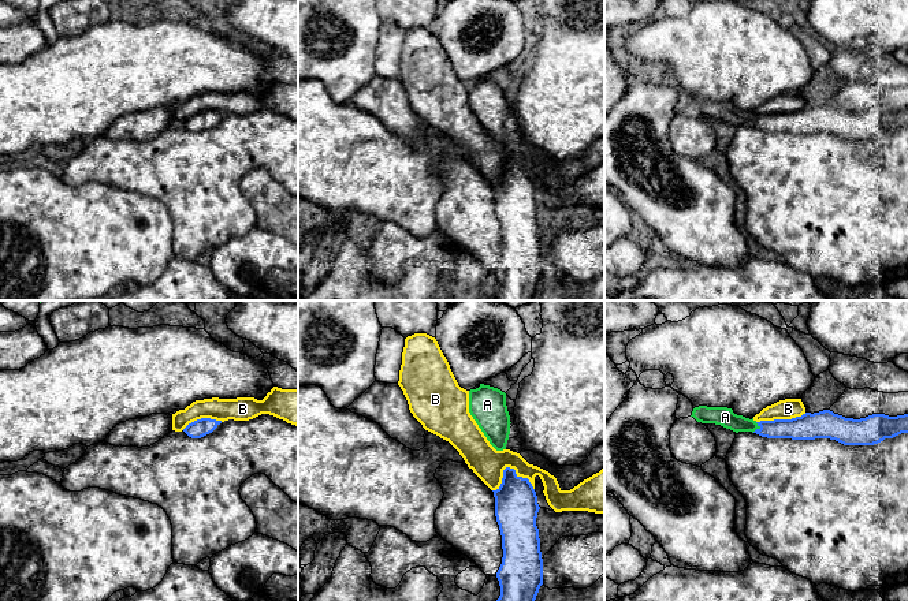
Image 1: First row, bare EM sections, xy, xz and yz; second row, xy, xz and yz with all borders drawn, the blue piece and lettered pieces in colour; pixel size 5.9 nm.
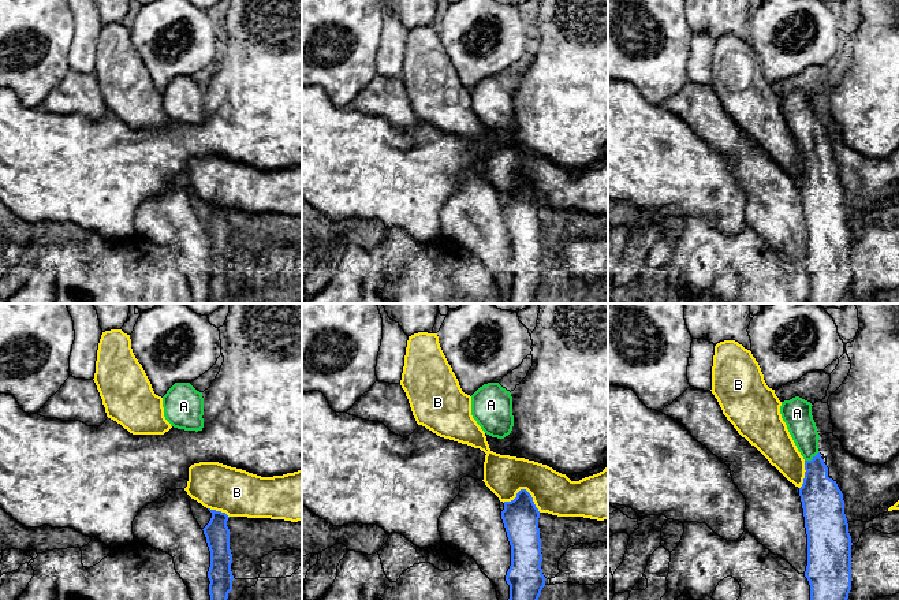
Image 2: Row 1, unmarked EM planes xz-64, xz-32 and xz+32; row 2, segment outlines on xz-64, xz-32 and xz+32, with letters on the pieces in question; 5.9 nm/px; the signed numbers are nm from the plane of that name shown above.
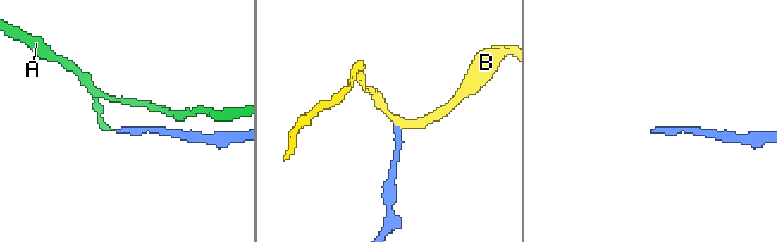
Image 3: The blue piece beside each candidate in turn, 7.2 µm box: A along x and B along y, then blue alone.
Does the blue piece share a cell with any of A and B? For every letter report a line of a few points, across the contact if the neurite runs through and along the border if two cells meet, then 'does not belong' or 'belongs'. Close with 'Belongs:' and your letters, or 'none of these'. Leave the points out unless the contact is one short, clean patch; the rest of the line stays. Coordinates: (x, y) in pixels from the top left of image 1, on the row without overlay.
A: line yz (799, 122), (756, 123), (725, 111); belongs
B: line xz (533, 183), (527, 172), (506, 161), (502, 176), (492, 185); does not belong
Belongs: A

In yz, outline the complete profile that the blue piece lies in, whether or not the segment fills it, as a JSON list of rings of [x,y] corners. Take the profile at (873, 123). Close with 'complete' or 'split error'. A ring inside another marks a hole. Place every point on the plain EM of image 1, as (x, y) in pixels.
[[[695,101],[692,109],[697,116],[715,117],[736,127],[752,126],[767,132],[815,134],[830,132],[844,139],[874,139],[885,132],[908,127],[908,108],[889,111],[872,108],[853,113],[830,104],[805,107],[792,113],[756,116],[737,109],[727,101]]] | split error

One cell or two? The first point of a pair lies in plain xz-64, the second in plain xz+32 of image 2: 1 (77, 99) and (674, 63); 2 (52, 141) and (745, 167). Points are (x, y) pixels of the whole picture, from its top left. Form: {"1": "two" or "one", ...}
{"1": "two", "2": "two"}

